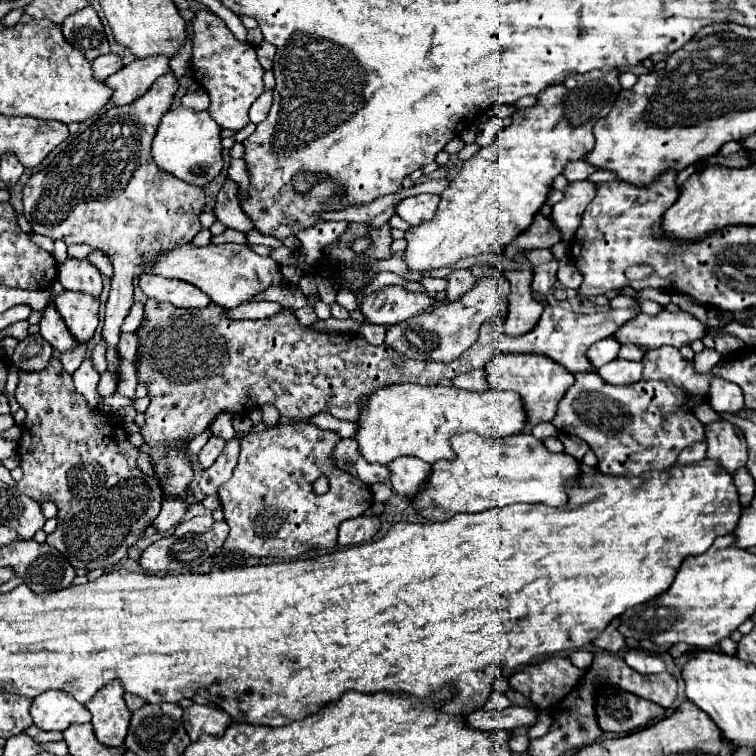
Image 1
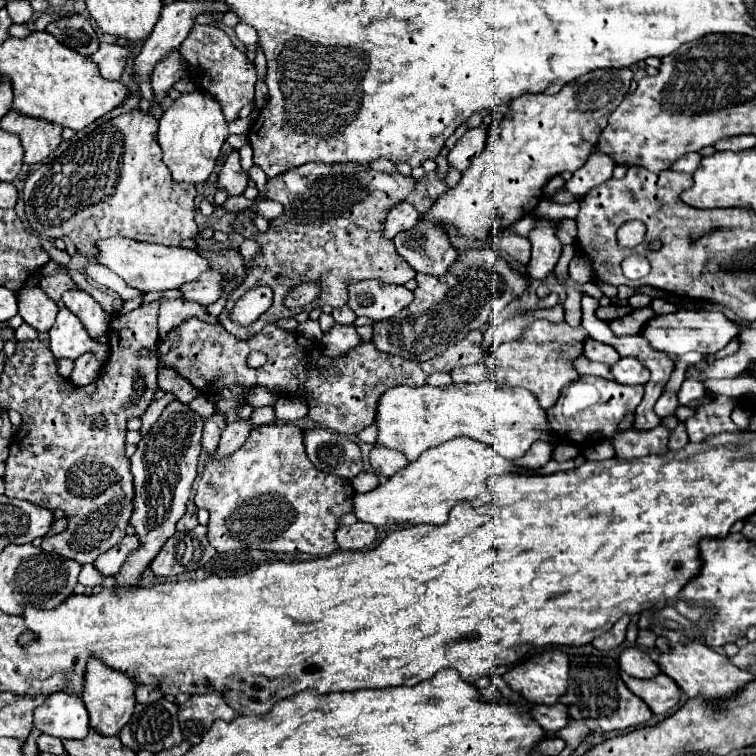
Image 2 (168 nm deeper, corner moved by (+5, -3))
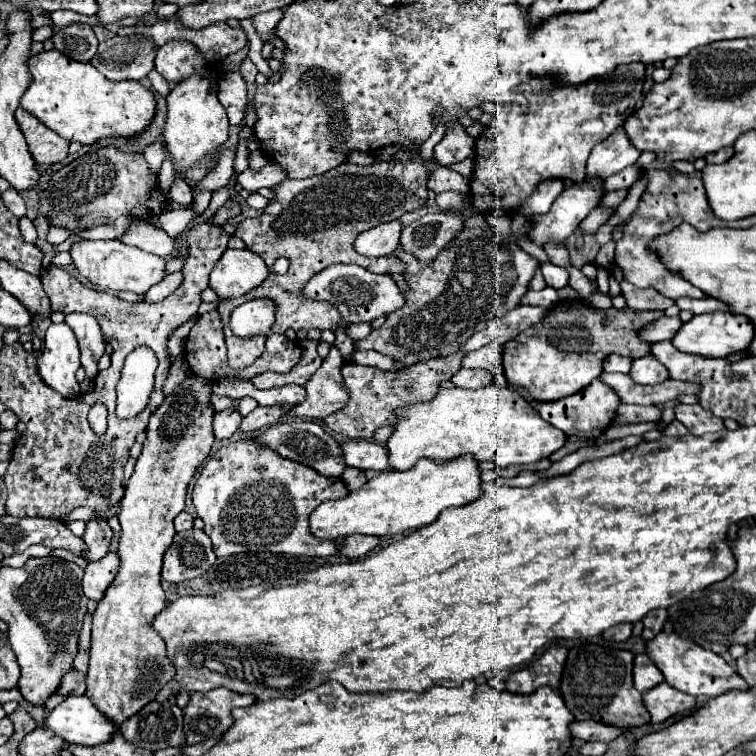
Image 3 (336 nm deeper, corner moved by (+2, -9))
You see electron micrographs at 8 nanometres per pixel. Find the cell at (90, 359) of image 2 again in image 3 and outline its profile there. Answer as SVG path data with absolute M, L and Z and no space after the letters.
M69 313L65 317L65 323L73 329L79 349L81 349L81 365L87 373L87 379L95 379L97 375L97 363L105 351L105 339L101 333L101 327L97 325L97 319L87 313Z

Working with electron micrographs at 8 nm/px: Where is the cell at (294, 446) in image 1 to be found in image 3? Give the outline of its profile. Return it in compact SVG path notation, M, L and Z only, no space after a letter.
M239 439L239 441L233 441L233 443L223 445L223 447L203 465L201 475L199 475L199 479L197 479L197 483L195 483L195 489L193 489L193 505L195 505L195 509L197 509L197 515L199 515L199 517L203 519L203 523L205 523L203 531L211 537L211 541L213 541L213 551L215 551L217 557L233 555L233 553L243 553L245 549L249 549L249 551L257 549L257 551L271 551L271 553L289 553L289 555L309 555L309 557L329 557L329 555L337 555L337 553L339 553L337 547L335 547L335 541L321 541L321 539L313 537L313 533L311 533L311 529L309 529L309 515L311 515L313 509L315 509L317 505L321 505L323 501L343 499L343 497L347 497L347 495L349 495L349 489L347 489L347 485L345 485L341 479L327 479L327 477L319 475L317 471L313 471L311 467L307 467L307 465L301 465L301 463L291 461L291 459L287 459L287 457L281 457L279 453L275 453L273 449L269 449L267 445L259 445L259 443L255 443L253 439Z

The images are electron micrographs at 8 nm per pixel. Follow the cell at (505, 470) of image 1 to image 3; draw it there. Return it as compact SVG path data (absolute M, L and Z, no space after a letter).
M459 457L457 461L449 461L449 465L421 459L413 469L379 473L345 499L321 503L309 517L311 533L321 539L337 539L353 533L377 537L405 533L433 523L447 507L475 501L481 493L481 469L479 461L473 461L473 457Z

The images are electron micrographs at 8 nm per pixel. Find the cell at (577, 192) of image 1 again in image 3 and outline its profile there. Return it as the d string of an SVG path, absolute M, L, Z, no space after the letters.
M619 127L611 137L593 147L587 161L587 179L607 179L639 159L639 151L629 143L629 137Z

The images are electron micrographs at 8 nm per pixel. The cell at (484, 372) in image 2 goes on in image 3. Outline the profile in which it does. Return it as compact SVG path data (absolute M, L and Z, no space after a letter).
M459 369L453 377L451 377L453 385L457 387L465 387L465 389L479 389L483 385L491 383L491 373L483 371L483 369Z

